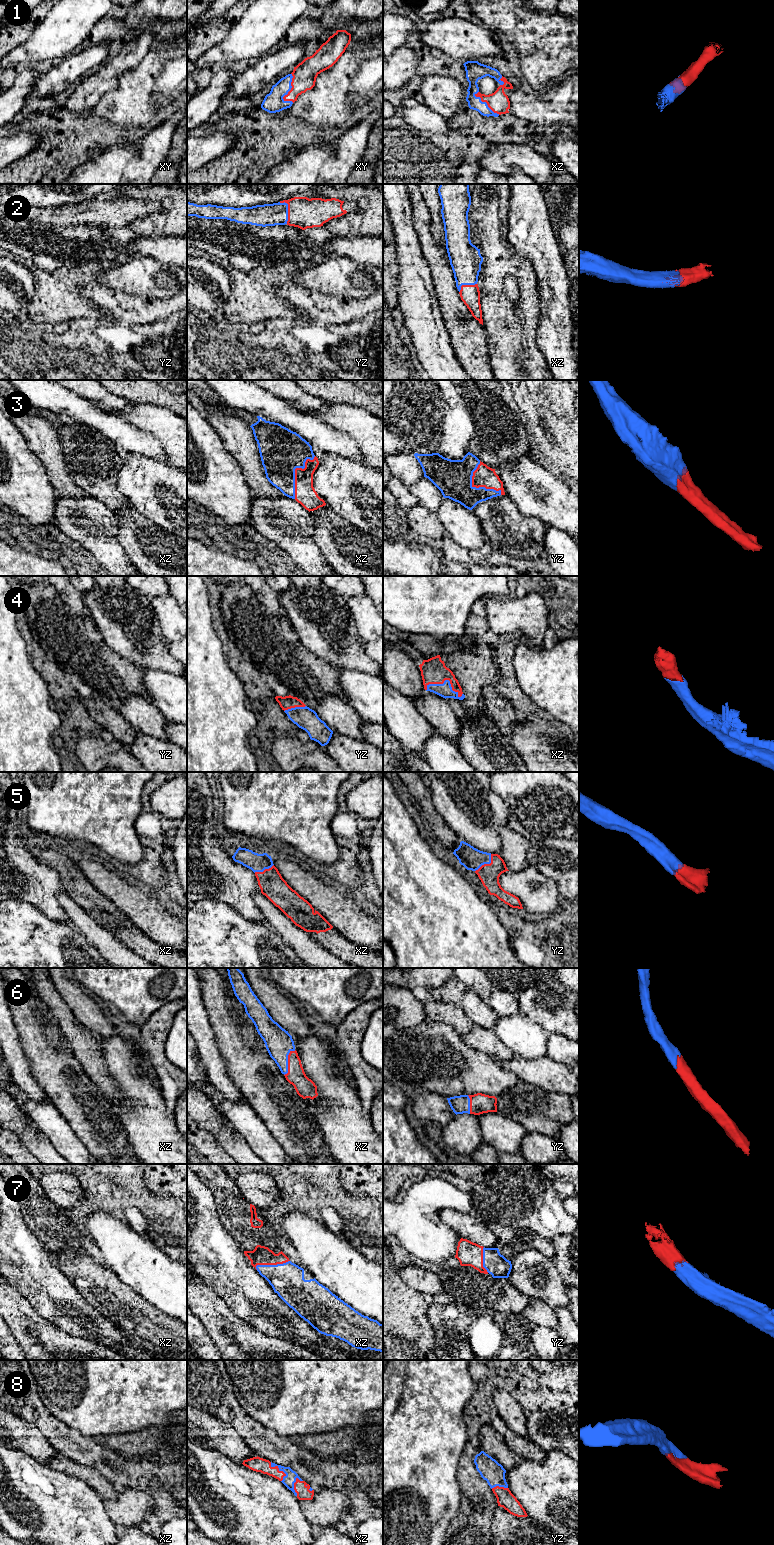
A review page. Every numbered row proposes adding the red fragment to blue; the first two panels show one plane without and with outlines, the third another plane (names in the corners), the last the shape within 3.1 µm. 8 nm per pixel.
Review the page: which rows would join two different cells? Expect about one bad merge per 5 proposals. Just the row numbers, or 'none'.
none

